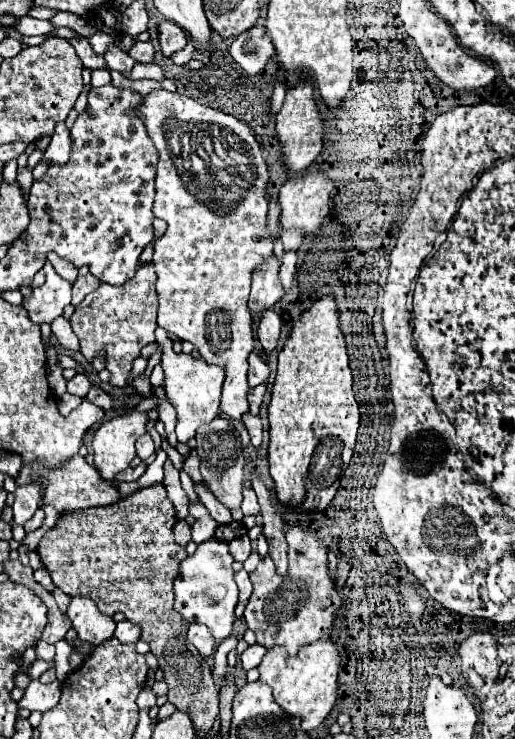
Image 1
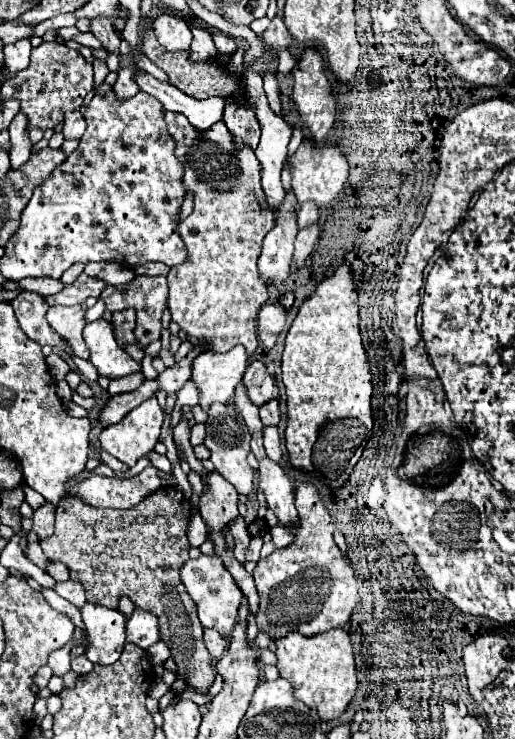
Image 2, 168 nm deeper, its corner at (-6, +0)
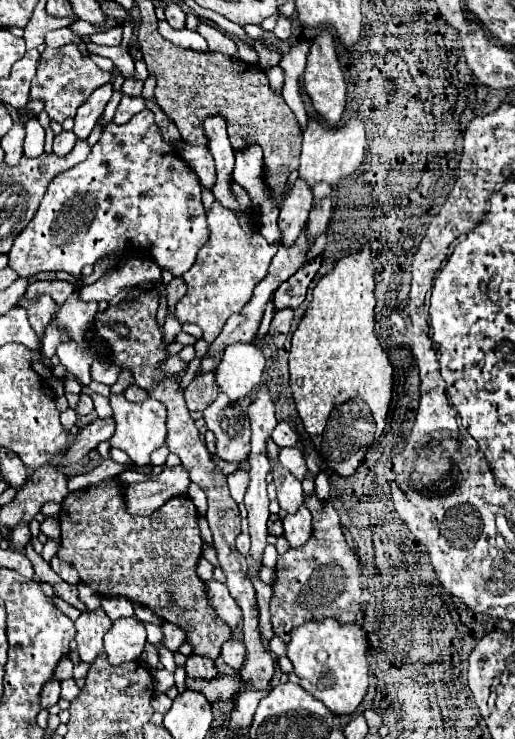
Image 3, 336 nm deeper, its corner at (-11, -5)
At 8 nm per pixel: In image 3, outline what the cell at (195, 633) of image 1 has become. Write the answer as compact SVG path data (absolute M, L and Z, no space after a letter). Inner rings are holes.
M227 639L223 645L221 645L221 659L233 667L233 669L239 669L243 665L243 657L245 657L245 647L241 641L235 641L235 639Z

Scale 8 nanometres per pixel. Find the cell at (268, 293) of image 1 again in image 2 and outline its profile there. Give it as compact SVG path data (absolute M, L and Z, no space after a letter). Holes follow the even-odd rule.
M292 190L286 192L286 198L282 204L276 208L276 226L272 232L268 232L264 246L262 246L262 256L258 260L258 270L262 272L264 282L272 282L272 290L284 284L288 278L288 268L292 262L294 254L294 238L298 234L298 224L296 224L296 212L298 212L298 200Z

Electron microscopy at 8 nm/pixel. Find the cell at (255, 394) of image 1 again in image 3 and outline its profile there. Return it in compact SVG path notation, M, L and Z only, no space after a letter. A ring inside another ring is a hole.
M279 421L277 427L273 429L271 437L279 447L295 447L295 443L297 443L297 433L293 431L293 427L287 421Z

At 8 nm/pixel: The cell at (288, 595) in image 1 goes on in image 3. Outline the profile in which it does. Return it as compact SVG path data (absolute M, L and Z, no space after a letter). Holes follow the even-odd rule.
M313 493L305 495L305 507L313 515L311 539L303 547L281 555L275 565L277 577L271 597L271 625L273 633L285 643L289 641L289 633L307 621L333 617L339 623L353 623L361 611L361 571L357 555L345 543L333 503L329 499L319 499Z

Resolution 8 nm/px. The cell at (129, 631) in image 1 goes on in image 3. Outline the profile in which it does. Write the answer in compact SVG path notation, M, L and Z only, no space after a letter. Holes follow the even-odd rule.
M163 623L161 625L161 631L163 631L163 641L161 645L167 647L169 651L177 651L179 645L183 645L185 641L185 631L181 631L179 627L171 625L171 623Z

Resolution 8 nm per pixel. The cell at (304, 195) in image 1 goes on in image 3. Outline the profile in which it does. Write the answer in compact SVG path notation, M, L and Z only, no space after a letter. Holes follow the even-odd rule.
M351 119L341 129L327 129L317 121L309 121L307 129L303 131L303 145L301 145L301 165L299 165L299 177L307 181L309 187L325 181L329 185L337 185L341 179L351 177L365 153L365 127L363 121Z

